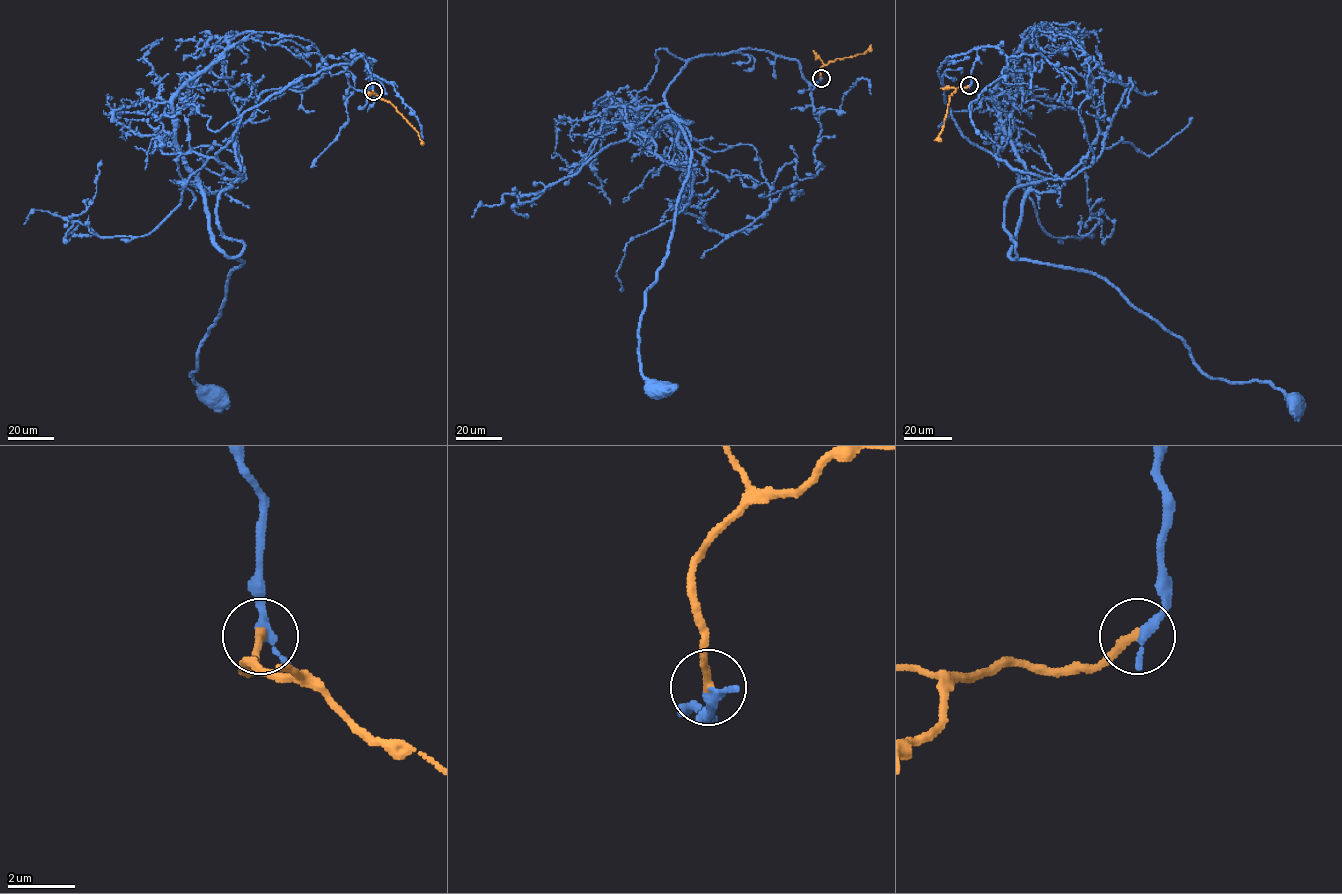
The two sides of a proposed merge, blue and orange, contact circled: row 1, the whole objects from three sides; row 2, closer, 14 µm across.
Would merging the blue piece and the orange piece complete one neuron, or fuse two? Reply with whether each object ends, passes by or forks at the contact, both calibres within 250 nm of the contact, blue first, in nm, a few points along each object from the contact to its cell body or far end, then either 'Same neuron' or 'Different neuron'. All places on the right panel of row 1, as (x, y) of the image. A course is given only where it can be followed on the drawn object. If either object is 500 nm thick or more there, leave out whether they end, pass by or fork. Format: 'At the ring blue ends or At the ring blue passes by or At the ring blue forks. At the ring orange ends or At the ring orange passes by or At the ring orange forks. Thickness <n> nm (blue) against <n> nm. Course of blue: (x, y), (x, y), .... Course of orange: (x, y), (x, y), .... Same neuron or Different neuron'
At the ring blue passes by. At the ring orange ends. Thickness 240 nm (blue) against 280 nm. Course of blue: (969, 85), (976, 50), (938, 70), (951, 116), (1042, 178), (1015, 259), (1293, 399). Course of orange: (969, 85), (956, 89), (949, 96), (944, 125), (934, 140). Same neuron

